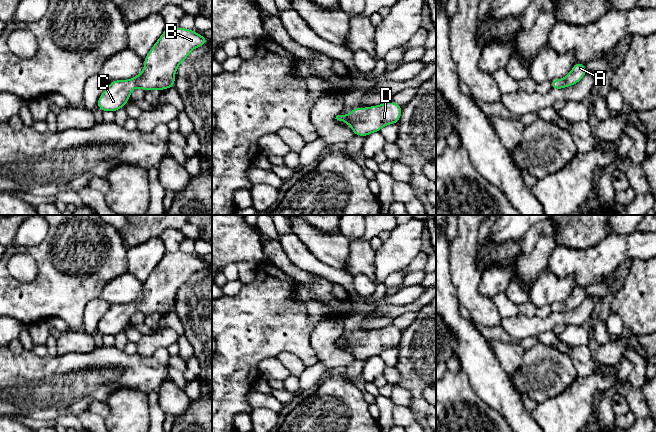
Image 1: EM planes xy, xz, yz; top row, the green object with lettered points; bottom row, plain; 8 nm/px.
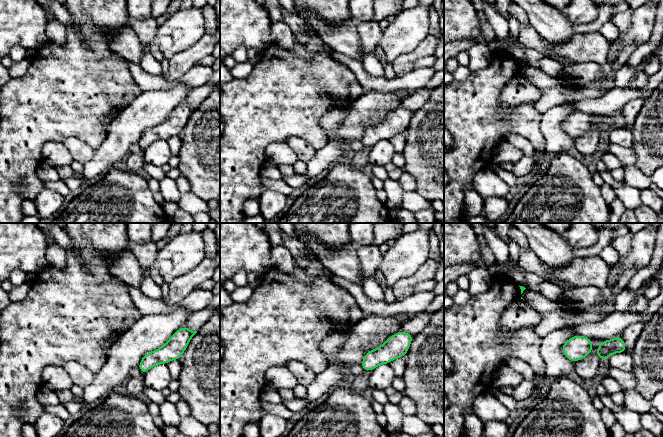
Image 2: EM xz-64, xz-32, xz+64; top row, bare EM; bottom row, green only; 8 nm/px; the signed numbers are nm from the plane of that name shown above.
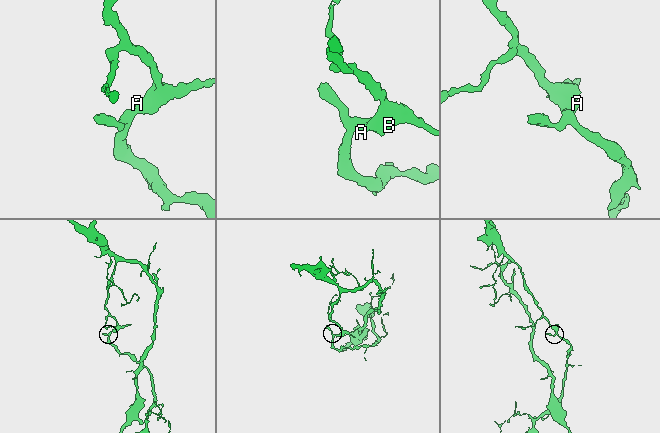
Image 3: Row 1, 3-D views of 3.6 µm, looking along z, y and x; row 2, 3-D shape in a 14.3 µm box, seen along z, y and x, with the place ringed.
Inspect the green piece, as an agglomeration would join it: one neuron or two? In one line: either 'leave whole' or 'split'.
leave whole

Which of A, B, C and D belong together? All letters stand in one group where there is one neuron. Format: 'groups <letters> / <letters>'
groups A B C D

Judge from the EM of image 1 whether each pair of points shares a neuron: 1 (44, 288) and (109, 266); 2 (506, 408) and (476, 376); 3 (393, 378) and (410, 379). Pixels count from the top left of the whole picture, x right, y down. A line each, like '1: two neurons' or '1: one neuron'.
1: one neuron
2: one neuron
3: two neurons

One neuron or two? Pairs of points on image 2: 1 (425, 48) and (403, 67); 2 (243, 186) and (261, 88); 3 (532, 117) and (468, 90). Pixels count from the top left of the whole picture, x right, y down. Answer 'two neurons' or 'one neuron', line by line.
1: one neuron
2: one neuron
3: one neuron

